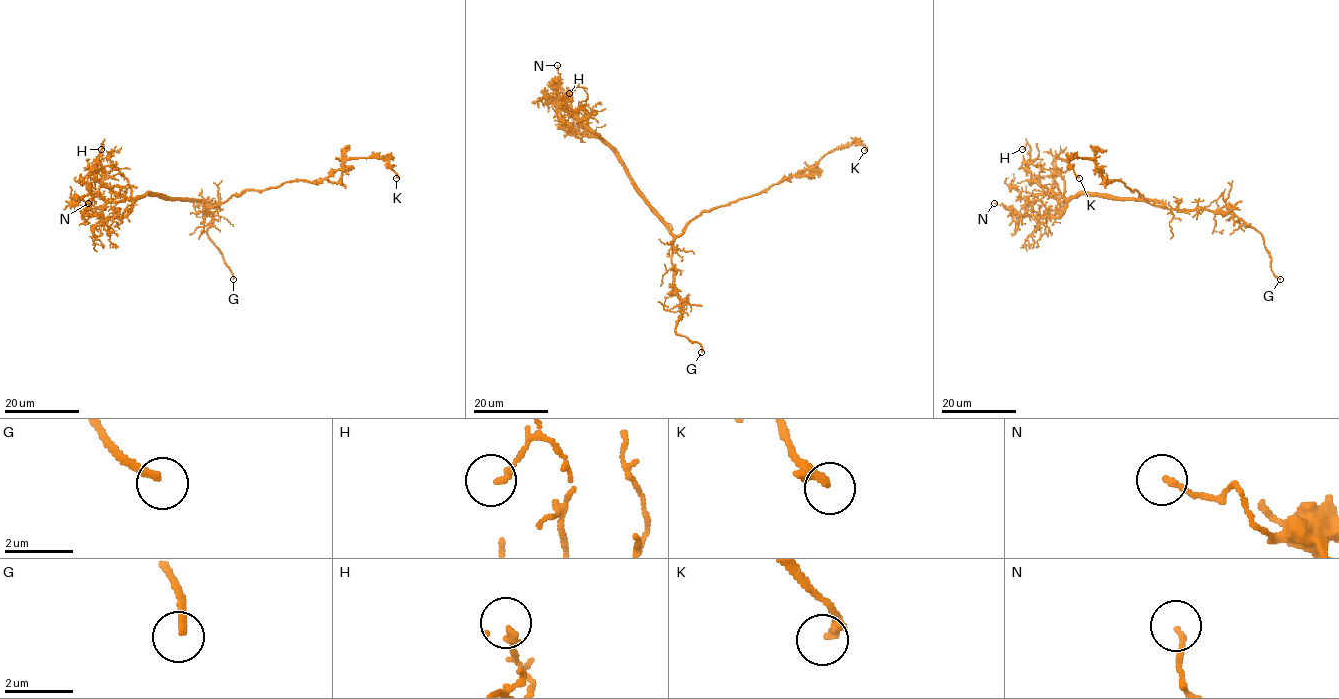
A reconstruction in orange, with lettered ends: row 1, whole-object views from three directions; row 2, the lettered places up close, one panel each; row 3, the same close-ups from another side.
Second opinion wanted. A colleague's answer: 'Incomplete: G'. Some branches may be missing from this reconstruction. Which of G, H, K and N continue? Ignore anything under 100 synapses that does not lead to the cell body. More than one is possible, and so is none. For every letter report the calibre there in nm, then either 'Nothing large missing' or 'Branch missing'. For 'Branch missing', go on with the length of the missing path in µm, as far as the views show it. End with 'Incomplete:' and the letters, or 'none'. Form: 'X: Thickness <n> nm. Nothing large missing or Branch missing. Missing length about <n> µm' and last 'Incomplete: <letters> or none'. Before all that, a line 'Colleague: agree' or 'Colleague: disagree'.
Colleague: agree
G: Thickness 200 nm. Branch missing. Missing length about 50 µm
H: Thickness 160 nm. Nothing large missing
K: Thickness 260 nm. Nothing large missing
N: Thickness 140 nm. Nothing large missing
Incomplete: G

